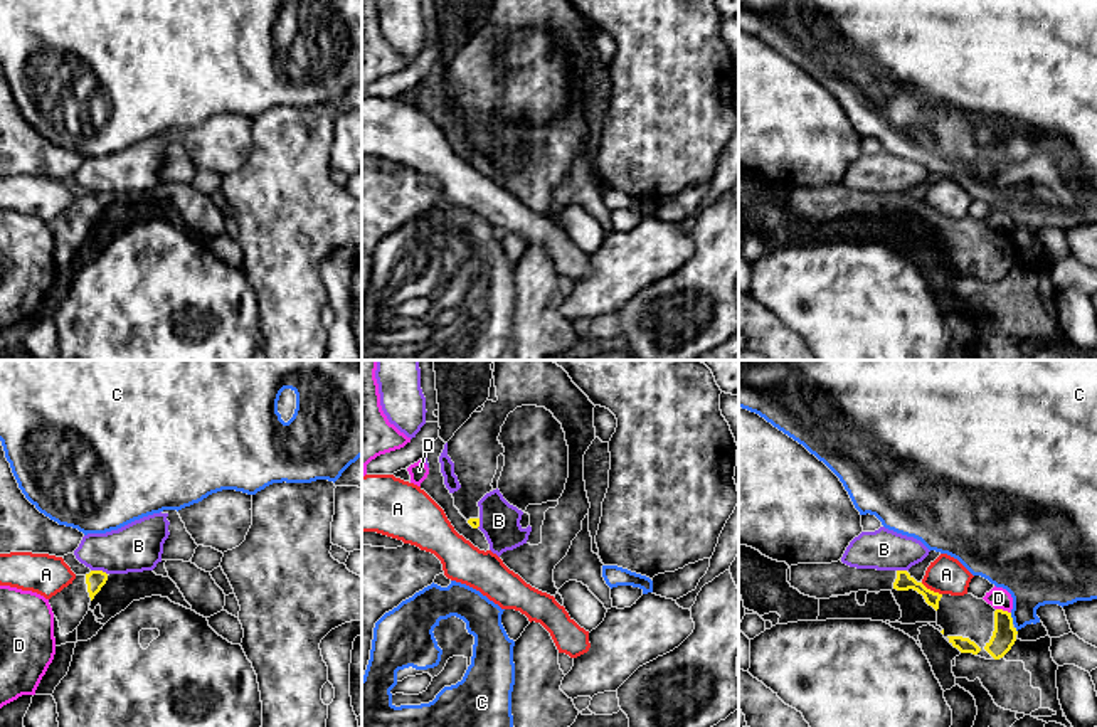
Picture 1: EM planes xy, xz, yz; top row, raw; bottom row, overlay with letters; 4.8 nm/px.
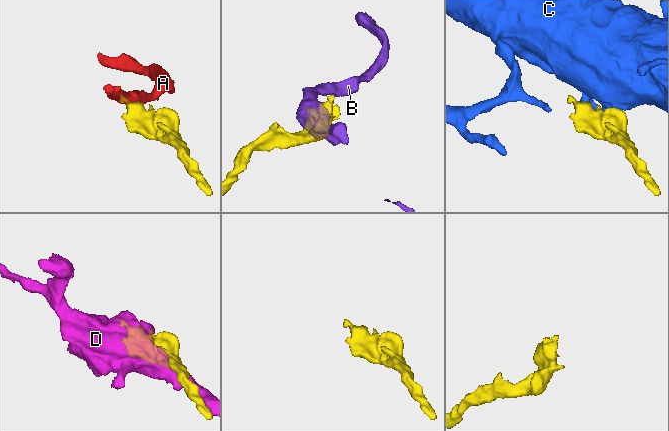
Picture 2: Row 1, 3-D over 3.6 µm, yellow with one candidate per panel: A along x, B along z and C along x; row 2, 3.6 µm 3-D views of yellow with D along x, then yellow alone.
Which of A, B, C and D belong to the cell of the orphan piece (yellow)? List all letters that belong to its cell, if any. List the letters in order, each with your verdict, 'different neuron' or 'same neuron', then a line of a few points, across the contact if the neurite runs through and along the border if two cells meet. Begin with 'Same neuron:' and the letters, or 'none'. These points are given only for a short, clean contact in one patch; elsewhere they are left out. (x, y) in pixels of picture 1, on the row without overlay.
Same neuron: none
A: different neuron; line yz (921, 206), (941, 217)
B: different neuron; line xy (91, 192), (101, 192), (106, 197)
C: different neuron
D: different neuron

